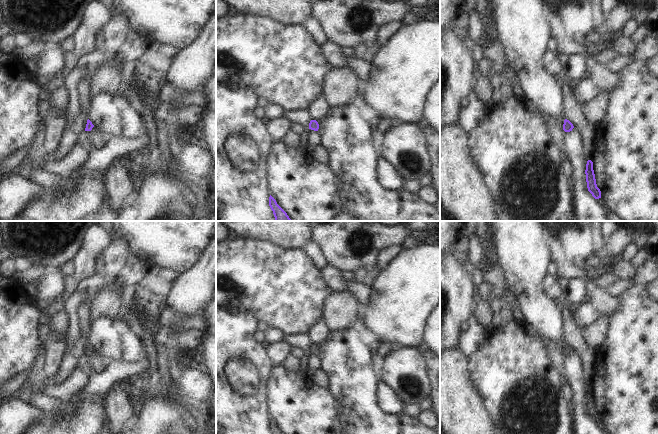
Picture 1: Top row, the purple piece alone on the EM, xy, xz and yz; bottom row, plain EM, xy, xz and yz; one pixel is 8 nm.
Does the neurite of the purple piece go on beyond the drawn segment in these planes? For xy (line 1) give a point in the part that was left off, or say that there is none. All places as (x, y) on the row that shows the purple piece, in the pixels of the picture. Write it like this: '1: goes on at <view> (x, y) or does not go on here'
1: does not go on here

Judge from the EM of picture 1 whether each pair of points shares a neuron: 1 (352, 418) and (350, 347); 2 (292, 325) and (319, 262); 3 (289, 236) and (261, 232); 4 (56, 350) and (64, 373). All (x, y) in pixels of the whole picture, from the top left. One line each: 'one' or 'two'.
1: one
2: two
3: one
4: two

